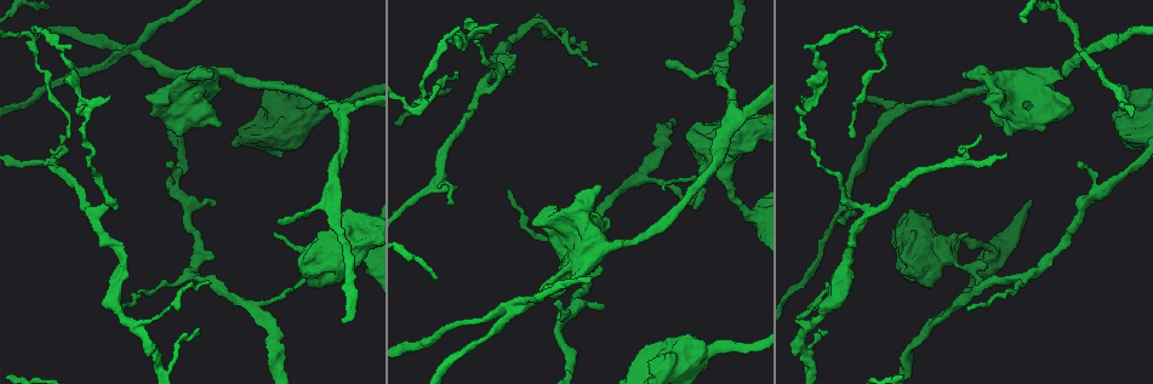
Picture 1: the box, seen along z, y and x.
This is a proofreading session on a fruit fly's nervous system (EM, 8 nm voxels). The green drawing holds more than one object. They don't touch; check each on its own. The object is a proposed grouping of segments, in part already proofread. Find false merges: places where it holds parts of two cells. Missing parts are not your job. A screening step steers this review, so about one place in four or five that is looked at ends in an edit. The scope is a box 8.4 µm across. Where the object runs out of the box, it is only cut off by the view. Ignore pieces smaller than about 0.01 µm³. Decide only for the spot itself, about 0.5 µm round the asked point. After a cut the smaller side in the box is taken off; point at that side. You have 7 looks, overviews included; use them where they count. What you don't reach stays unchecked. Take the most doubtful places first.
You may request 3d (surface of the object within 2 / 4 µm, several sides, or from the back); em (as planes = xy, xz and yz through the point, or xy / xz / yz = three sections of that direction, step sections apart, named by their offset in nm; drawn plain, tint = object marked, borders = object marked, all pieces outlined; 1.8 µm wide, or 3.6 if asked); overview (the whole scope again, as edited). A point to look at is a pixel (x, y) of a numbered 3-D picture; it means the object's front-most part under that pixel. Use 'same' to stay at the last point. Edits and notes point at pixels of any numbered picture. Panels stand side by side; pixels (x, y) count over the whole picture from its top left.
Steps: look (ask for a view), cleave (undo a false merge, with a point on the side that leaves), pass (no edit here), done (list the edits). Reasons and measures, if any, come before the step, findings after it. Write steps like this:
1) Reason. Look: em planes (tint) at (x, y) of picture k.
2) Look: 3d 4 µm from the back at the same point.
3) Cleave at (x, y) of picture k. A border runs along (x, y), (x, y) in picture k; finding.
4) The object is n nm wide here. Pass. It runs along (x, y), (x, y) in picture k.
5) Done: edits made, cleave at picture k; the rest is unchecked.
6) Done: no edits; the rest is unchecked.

Four-way junction. Look: 3d 2 µm at (512, 309) of picture 1.

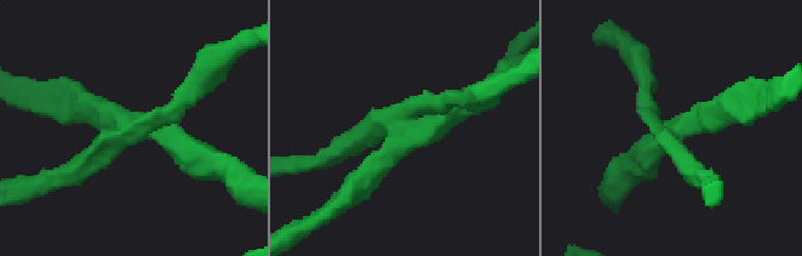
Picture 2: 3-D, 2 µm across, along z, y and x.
4 arms meet here. Look: em 3.6 µm yz step 8 (tint) at (130, 131) of picture 2.

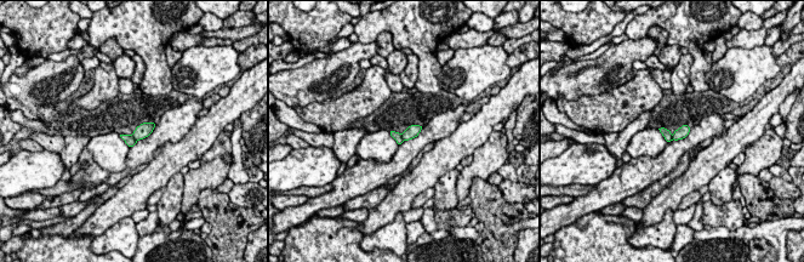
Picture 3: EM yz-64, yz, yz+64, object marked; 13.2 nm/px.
Another direction. Look: em 3.6 µm planes (tint) at the same point.

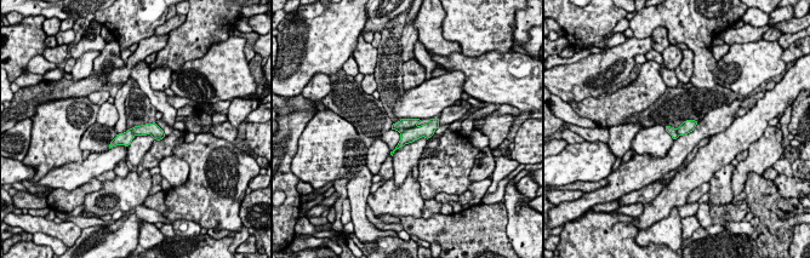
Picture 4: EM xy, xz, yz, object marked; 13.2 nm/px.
Cleave at (404, 124) of picture 4. A border runs along (416, 125), (405, 128), (400, 133) in picture 4; two cells meet here.

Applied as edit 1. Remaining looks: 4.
Abrupt turn. Look: 3d 2 µm at (421, 102) of picture 1.

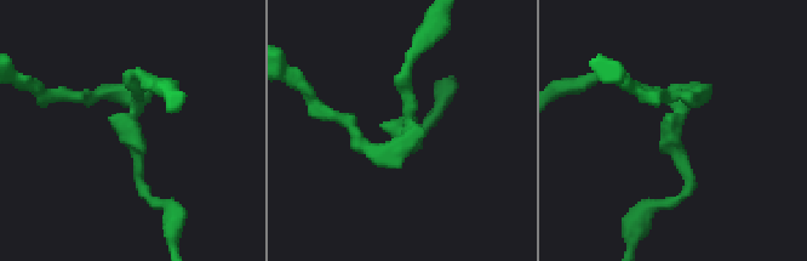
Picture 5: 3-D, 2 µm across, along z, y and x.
Now the EM. Look: em yz step 8 (borders) at (408, 122) of picture 5.

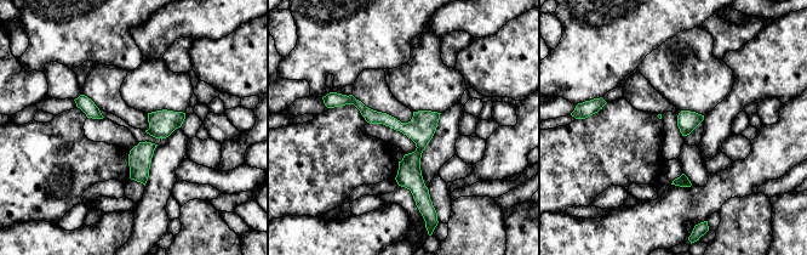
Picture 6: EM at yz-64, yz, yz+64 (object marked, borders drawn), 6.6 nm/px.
3 arms meet here. Pass. It runs along (339, 97), (418, 140), (422, 199) in picture 6; one cell here.

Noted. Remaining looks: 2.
Done: edits made, cleave at picture 4; the rest is unchecked.

